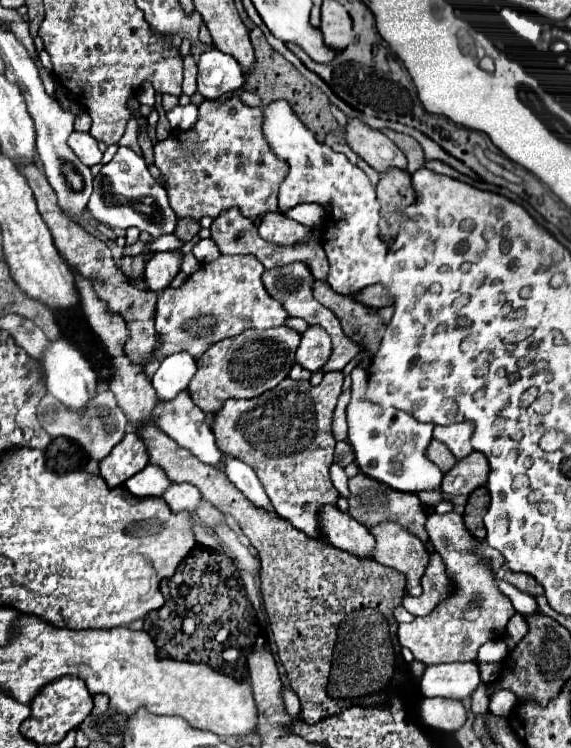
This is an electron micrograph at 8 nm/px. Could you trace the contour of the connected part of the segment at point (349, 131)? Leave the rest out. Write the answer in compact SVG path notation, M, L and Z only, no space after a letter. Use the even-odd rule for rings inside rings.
M349 118L345 126L345 140L351 150L377 172L385 172L391 166L405 170L405 154L383 132L363 124L359 118Z

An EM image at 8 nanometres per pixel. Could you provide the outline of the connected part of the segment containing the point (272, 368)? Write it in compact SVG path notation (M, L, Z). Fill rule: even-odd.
M287 326L267 330L245 330L233 338L213 344L199 360L197 374L189 382L189 394L193 402L203 410L215 414L229 398L255 398L265 390L275 388L295 362L295 350L299 344L299 332Z

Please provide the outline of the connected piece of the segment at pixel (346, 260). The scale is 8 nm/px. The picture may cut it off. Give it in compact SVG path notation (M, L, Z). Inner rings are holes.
M275 100L267 106L261 108L263 114L263 122L261 122L261 130L263 136L267 140L267 144L271 146L273 154L279 156L281 160L285 160L289 164L289 174L281 184L279 190L279 210L285 212L289 208L293 208L295 204L303 204L303 202L315 202L327 208L327 218L333 220L333 236L325 236L325 244L323 250L327 254L329 260L329 286L339 292L339 294L353 294L365 286L377 284L379 282L379 266L387 256L387 248L379 238L379 204L375 200L375 186L369 182L369 178L365 176L365 172L357 166L353 166L345 154L331 150L327 144L319 144L313 136L313 132L309 132L305 128L305 124L301 124L301 120L297 116L293 116L293 108L285 102L285 100Z

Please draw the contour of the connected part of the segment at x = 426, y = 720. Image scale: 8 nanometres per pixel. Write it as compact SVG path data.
M421 698L417 714L425 726L443 732L459 730L467 718L463 704L451 698Z

